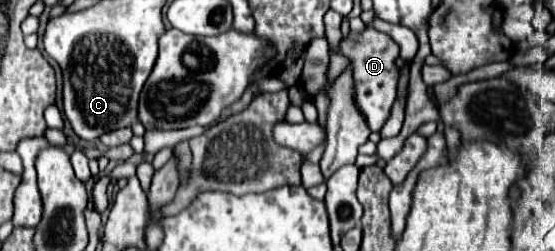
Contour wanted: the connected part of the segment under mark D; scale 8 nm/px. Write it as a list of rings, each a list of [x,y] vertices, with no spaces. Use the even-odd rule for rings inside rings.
[[[367,27],[361,33],[347,33],[339,41],[337,53],[349,59],[349,69],[351,69],[353,87],[355,87],[355,105],[361,111],[361,115],[365,117],[367,127],[371,131],[381,129],[383,123],[387,121],[391,105],[397,97],[397,83],[399,83],[401,71],[395,65],[395,59],[399,57],[399,45],[387,33]]]

